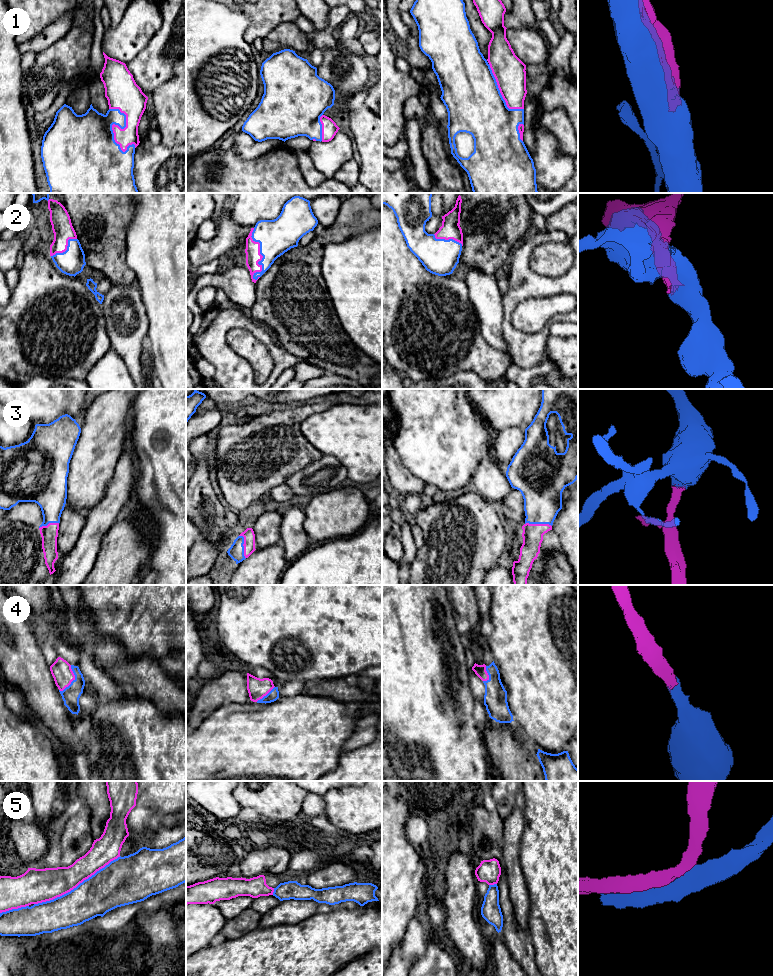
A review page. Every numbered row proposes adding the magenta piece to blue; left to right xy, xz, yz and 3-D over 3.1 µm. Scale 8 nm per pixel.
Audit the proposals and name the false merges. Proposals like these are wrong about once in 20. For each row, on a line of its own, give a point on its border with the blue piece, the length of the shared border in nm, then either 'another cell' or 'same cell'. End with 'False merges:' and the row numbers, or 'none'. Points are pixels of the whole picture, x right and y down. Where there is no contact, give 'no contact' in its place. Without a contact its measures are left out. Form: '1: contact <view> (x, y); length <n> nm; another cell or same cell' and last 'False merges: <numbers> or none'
1: contact xy (112, 124); length 380 nm; same cell
2: contact xz (261, 254); length 420 nm; same cell
3: contact yz (538, 523); length 220 nm; same cell
4: contact xy (75, 679); length 240 nm; same cell
5: contact xy (78, 885); length 800 nm; same cell
False merges: none

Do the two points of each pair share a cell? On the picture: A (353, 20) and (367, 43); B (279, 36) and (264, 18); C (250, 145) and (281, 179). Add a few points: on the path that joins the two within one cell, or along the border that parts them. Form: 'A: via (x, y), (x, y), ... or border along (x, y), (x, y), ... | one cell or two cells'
A: border along (358, 39), (366, 53) | two cells
B: border along (293, 21), (279, 23), (263, 39) | two cells
C: border along (281, 146), (251, 159), (241, 159), (237, 156) | two cells

